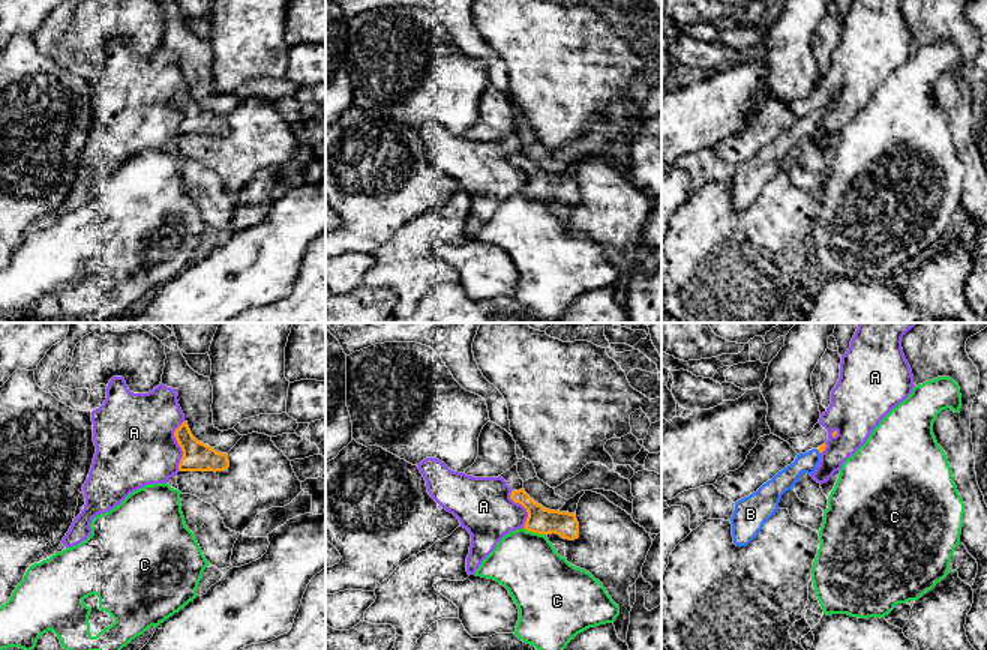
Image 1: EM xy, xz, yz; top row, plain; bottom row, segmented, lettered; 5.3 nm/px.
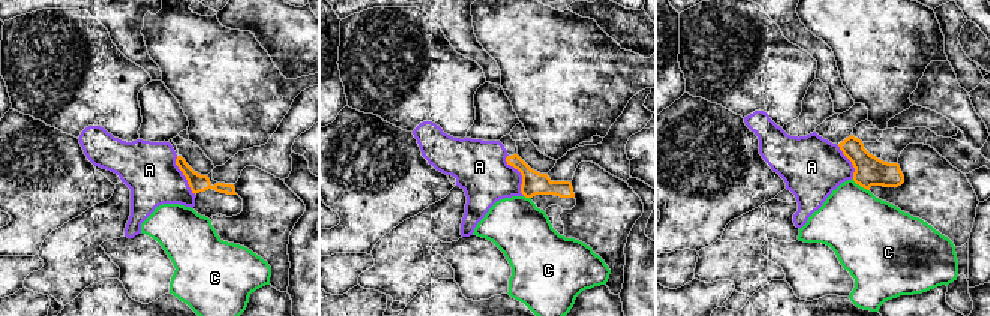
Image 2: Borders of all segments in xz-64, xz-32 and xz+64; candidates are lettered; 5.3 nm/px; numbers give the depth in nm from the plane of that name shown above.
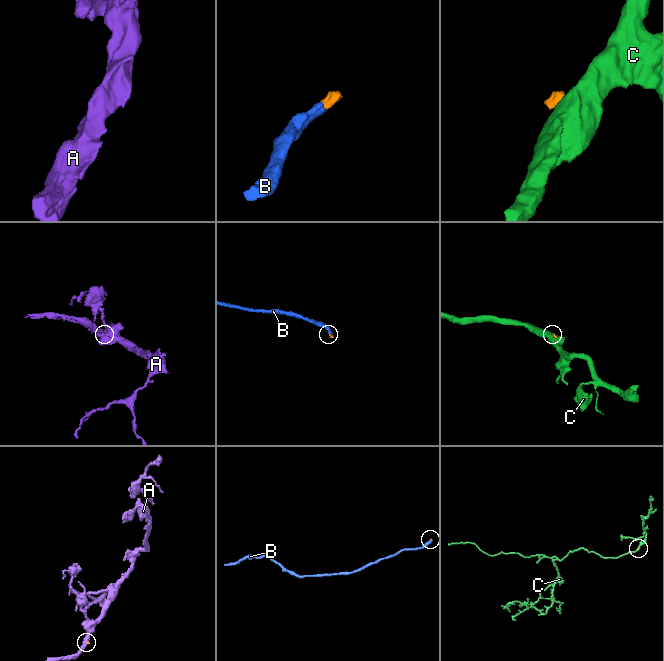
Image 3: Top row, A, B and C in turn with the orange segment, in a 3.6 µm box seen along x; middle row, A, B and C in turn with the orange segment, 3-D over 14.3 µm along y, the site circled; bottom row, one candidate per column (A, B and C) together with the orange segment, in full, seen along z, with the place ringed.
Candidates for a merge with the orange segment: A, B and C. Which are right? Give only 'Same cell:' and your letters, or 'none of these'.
Same cell: B

